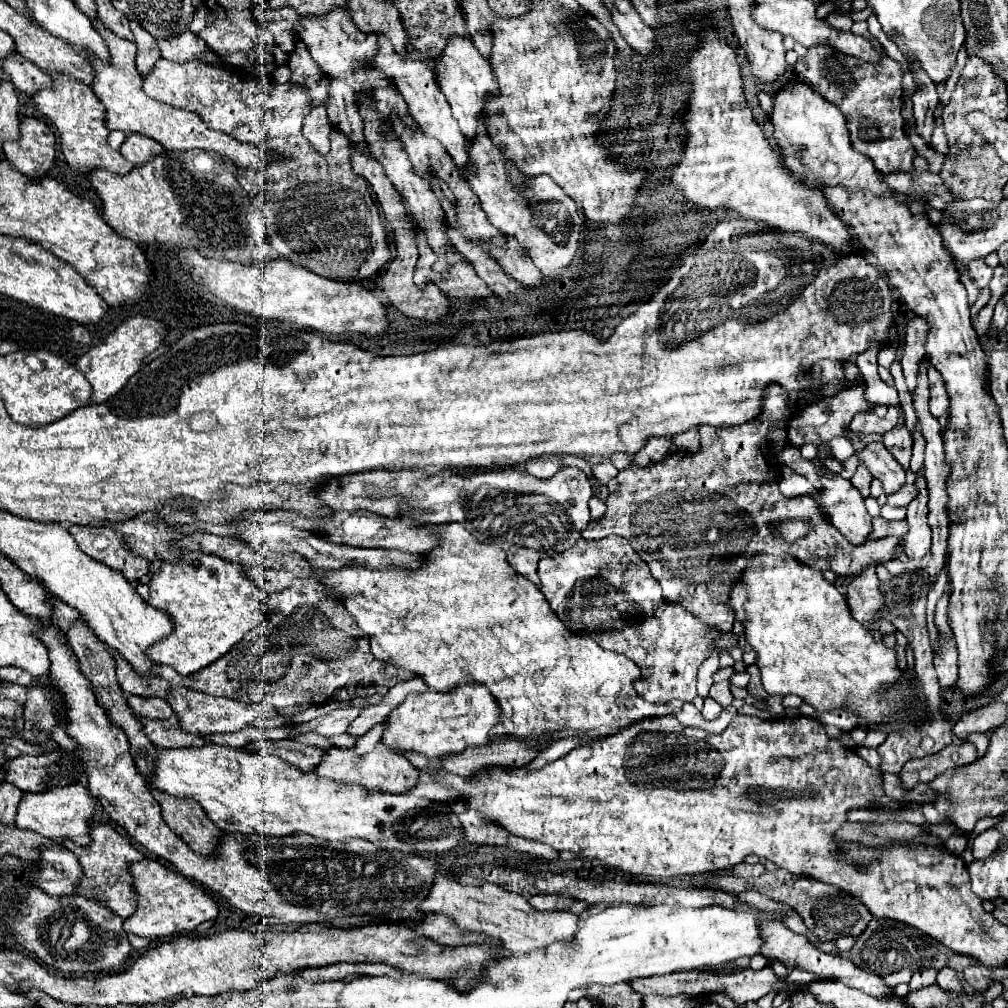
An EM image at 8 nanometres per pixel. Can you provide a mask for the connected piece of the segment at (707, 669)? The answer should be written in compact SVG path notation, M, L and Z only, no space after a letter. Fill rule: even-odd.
M712 648L710 656L706 662L702 662L700 670L698 670L698 696L708 698L708 690L712 686L712 674L718 670L718 650Z

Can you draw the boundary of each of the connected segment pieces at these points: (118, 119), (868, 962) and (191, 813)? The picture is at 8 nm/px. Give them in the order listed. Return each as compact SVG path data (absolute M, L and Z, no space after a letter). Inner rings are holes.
M92 18L94 28L98 28L98 34L106 40L106 46L110 48L110 64L102 64L102 60L94 60L94 54L88 52L88 62L94 68L94 80L92 90L100 98L100 102L106 108L106 126L108 130L122 130L122 132L142 132L156 142L160 142L166 150L208 150L216 152L228 160L232 160L238 166L250 168L250 170L262 170L268 162L272 162L276 156L270 150L264 150L254 144L238 142L236 138L206 128L204 120L198 118L194 112L186 112L184 108L170 108L168 104L162 104L160 100L154 100L144 94L142 90L142 76L136 70L134 56L136 56L136 44L130 40L122 40L120 36L114 36L102 20Z
M876 918L868 924L866 932L862 932L862 936L858 936L854 948L850 952L840 952L840 956L854 962L858 968L870 970L878 976L886 976L886 974L898 972L902 968L908 968L914 972L920 968L952 966L956 970L964 970L966 966L984 966L984 964L978 964L978 960L974 960L972 956L958 956L958 952L950 952L950 948L946 948L942 942L926 936L924 932L918 932L918 928L912 928L904 922L876 920Z
M150 788L152 796L162 806L164 822L190 844L200 854L212 854L218 846L218 836L222 834L206 816L202 806L196 800L188 798L172 798L158 788Z

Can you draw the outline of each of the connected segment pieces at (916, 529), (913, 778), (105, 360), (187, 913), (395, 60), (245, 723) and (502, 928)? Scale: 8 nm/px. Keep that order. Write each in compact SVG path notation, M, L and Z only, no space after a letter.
M924 466L916 472L914 486L918 488L918 496L908 504L908 532L900 536L900 540L908 558L922 558L930 550L932 542L932 532L928 526L928 490L924 480Z
M950 744L944 750L924 756L924 758L912 758L904 764L900 770L900 780L904 788L914 788L922 782L932 782L936 776L944 774L946 770L964 766L962 764L962 744Z
M136 314L136 316L126 318L122 324L118 324L114 328L114 332L110 332L110 336L104 338L98 346L94 346L86 354L82 354L76 362L76 368L86 376L86 380L92 386L92 402L96 402L96 404L106 402L116 392L120 392L120 388L128 382L128 378L140 370L142 360L162 344L166 330L168 330L168 326L162 320L158 320L154 316Z
M146 858L142 862L134 862L130 864L130 872L134 876L134 888L138 892L138 908L130 918L124 920L126 932L146 938L164 938L180 932L192 932L198 924L218 916L216 902L204 892L202 886L174 870L168 870L158 860Z
M376 34L378 36L378 56L374 56L374 68L378 68L378 72L386 72L386 76L390 76L390 80L394 80L394 86L398 88L398 92L402 94L402 98L408 104L408 112L410 116L424 126L424 130L434 136L446 150L448 154L454 158L454 164L468 174L468 156L466 156L466 140L462 136L462 132L458 132L458 122L452 118L450 114L450 104L444 98L442 90L436 84L436 76L434 70L430 68L430 64L426 60L422 60L416 50L408 48L402 56L398 56L398 52L394 52L394 46L390 44L390 38Z
M174 688L168 696L168 704L180 718L180 726L186 732L194 734L216 734L216 732L238 732L242 728L254 726L254 722L262 716L278 716L272 706L266 704L246 704L230 698L214 698L210 694L202 694L188 688Z
M444 874L434 878L426 900L420 904L420 912L444 914L464 932L478 932L490 938L500 938L504 948L510 952L530 952L536 948L548 948L554 942L572 940L574 932L578 932L580 920L574 912L538 912L536 908L530 908L530 902L524 894L508 892L496 884L464 886L456 878Z

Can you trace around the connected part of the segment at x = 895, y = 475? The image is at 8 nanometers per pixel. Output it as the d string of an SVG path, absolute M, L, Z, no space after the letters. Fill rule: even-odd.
M872 442L864 450L854 452L854 456L870 470L874 478L882 482L886 494L892 494L902 484L906 484L904 468L898 464L898 460L888 452L888 448L882 442Z

